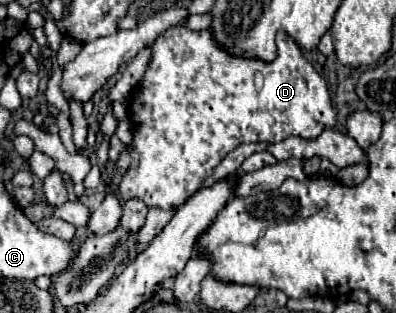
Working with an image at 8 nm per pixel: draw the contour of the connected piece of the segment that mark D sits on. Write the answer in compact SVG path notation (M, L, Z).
M174 26L170 30L166 30L162 36L156 38L156 42L150 46L152 50L152 58L144 70L144 76L140 78L138 86L132 90L130 94L130 120L132 120L132 144L130 144L130 156L132 156L132 164L126 170L126 174L122 176L120 182L120 198L122 200L132 200L138 198L142 200L148 208L162 208L162 210L172 210L182 206L200 186L202 182L210 176L210 172L222 162L222 158L232 152L234 148L238 148L240 144L250 144L250 142L282 142L288 136L302 136L302 138L316 138L326 126L334 126L336 124L336 112L332 108L332 100L328 94L328 86L324 82L324 78L314 70L314 66L304 58L302 50L298 48L298 44L294 44L294 40L290 40L290 36L286 36L286 32L278 32L278 40L276 40L276 58L272 62L264 62L258 58L244 58L244 56L230 56L230 52L226 52L226 48L218 48L218 44L214 44L214 38L210 36L210 28L206 30L190 30L186 26Z

